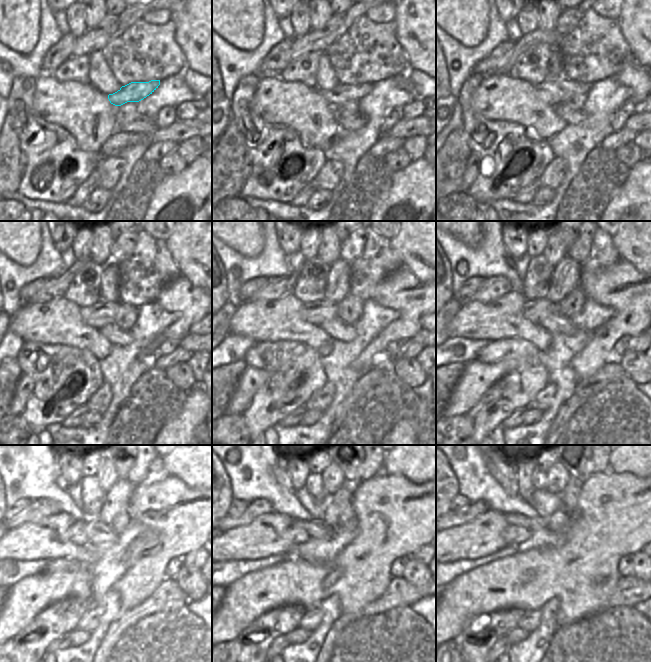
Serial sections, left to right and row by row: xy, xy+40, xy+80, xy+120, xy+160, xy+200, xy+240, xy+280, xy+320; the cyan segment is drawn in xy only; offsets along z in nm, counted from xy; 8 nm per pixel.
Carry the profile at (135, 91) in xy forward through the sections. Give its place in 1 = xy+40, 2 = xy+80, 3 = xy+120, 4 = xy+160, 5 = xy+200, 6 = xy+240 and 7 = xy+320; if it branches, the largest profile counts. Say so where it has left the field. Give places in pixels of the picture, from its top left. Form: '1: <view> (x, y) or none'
1: xy+40 (341, 93)
2: xy+80 (554, 90)
3: xy+120 (101, 313)
4: xy+160 (317, 312)
5: xy+200 (533, 310)
6: xy+240 (76, 533)
7: xy+320 (513, 535)

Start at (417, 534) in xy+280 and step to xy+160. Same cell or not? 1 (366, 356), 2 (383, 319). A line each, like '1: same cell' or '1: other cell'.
1: same cell
2: other cell

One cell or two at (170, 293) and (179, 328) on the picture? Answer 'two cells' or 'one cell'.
one cell

